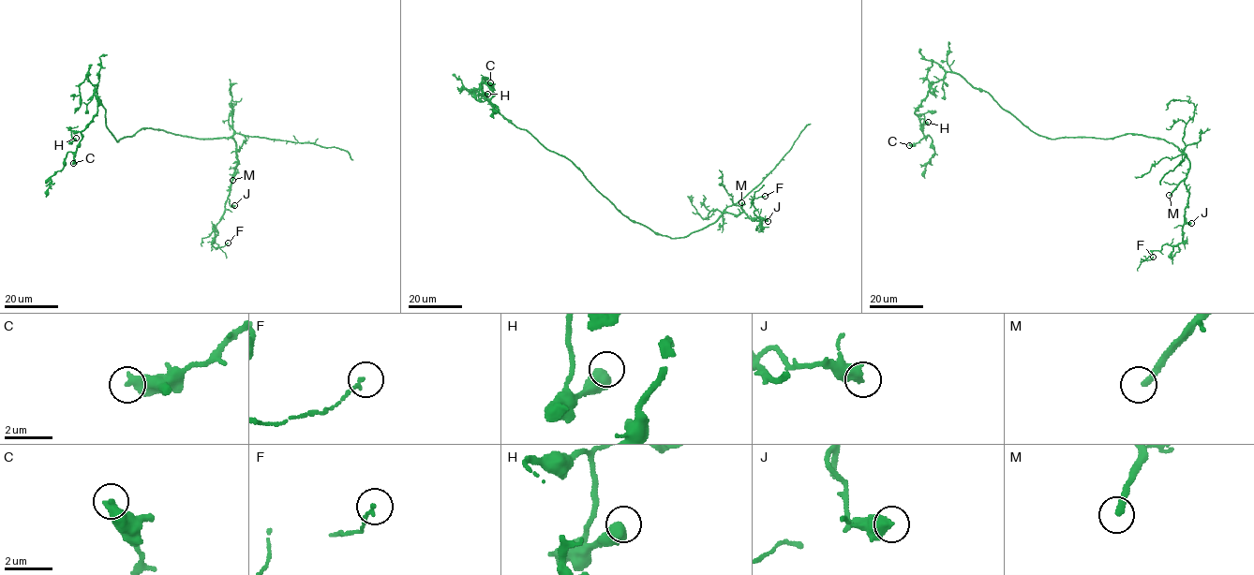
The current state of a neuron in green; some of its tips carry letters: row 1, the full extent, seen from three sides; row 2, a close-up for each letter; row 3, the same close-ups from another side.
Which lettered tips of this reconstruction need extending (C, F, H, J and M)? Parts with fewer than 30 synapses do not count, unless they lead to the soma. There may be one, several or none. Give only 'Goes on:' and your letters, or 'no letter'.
Goes on: M

